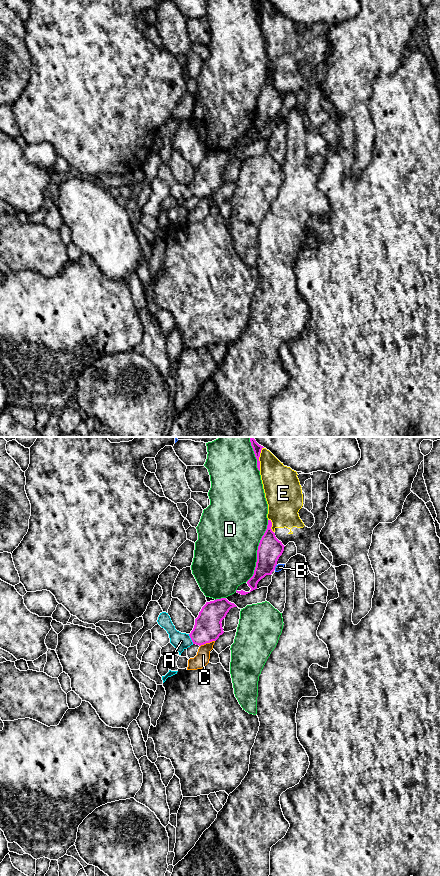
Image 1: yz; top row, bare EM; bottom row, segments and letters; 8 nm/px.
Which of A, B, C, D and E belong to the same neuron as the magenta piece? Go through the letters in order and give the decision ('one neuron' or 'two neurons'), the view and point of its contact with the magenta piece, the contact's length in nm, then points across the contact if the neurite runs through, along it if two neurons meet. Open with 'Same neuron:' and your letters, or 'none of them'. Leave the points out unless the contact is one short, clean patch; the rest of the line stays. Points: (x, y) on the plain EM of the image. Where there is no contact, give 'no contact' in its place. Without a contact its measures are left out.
Same neuron: A
A: one neuron | yz (191, 191) | 90 nm | across yz (208, 179), (200, 187), (191, 191), (181, 193)
B: two neurons | yz (275, 118) | 50 nm
C: two neurons | yz (207, 194) | 130 nm | along yz (214, 192), (200, 198)
D: two neurons | yz (257, 103) | 550 nm
E: two neurons | yz (258, 11) | 190 nm

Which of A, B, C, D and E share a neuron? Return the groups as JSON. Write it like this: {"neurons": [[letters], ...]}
{"neurons": [["A"], ["B"], ["C"], ["D"], ["E"]]}

